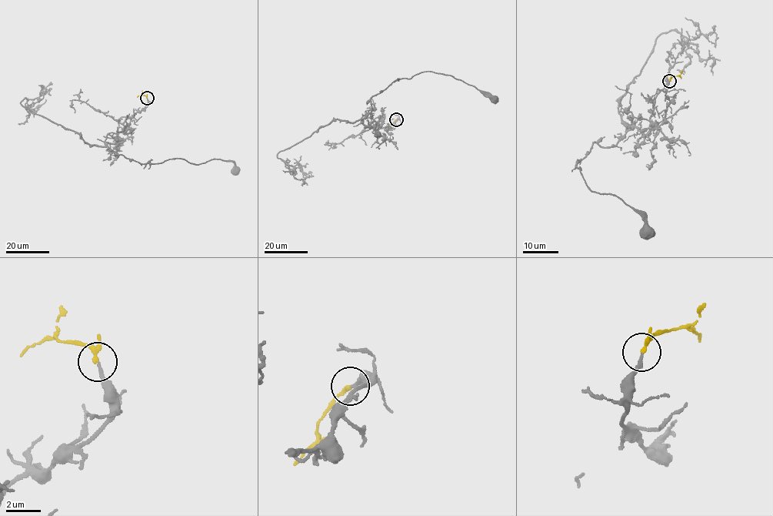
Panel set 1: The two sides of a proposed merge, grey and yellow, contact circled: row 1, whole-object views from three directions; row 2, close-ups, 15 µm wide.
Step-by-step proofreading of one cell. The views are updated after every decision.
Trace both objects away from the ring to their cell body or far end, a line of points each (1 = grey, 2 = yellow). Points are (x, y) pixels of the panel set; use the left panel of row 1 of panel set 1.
1: (147, 98), (131, 118), (131, 132), (107, 142), (118, 157), (145, 163), (220, 159), (233, 161), (236, 171)
2: (147, 98), (141, 95), (137, 97)

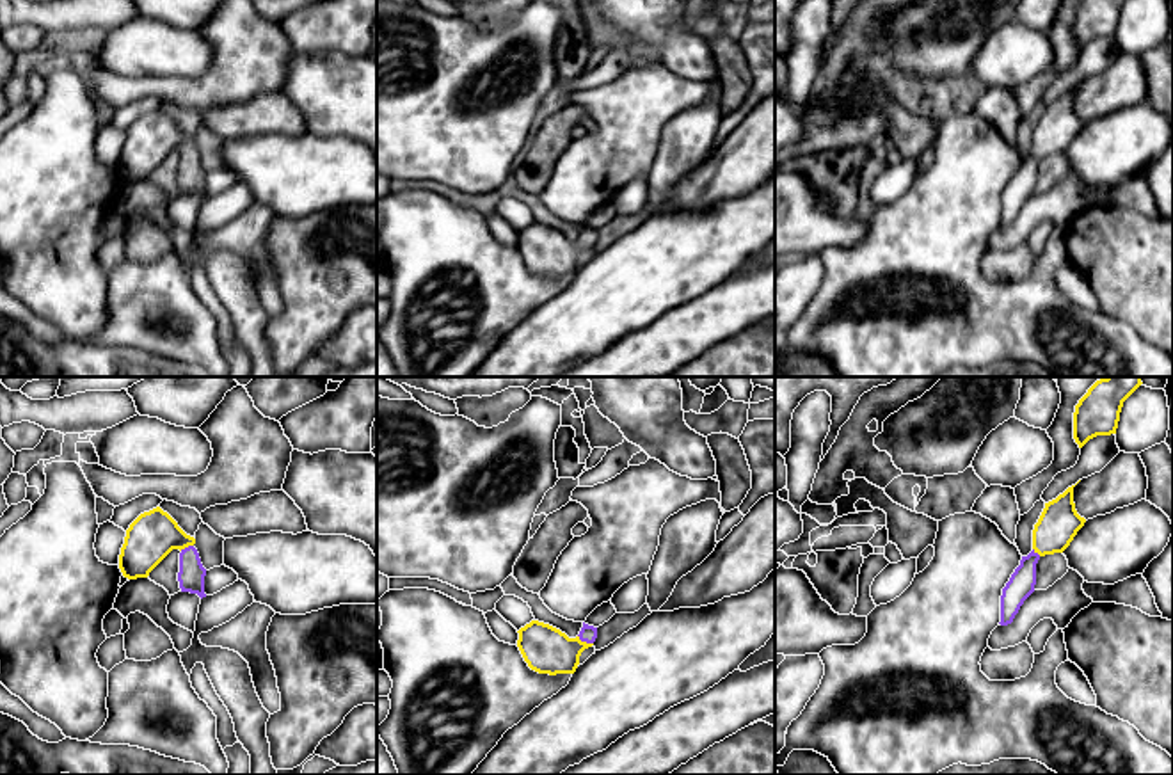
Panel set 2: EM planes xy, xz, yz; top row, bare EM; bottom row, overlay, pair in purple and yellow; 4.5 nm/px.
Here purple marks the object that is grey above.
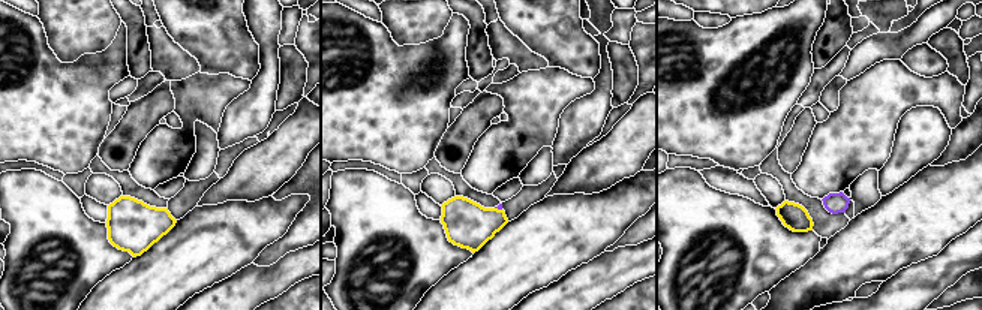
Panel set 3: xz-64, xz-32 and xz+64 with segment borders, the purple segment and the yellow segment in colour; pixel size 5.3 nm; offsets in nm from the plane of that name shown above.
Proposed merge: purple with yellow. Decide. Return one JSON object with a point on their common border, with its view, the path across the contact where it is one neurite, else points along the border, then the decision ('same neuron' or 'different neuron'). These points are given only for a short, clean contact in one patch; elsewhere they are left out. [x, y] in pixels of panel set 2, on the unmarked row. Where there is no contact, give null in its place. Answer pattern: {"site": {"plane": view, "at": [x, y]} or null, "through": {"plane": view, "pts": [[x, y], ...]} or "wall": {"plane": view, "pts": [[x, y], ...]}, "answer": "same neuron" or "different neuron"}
{"site": {"plane": "xz", "at": [585, 242]}, "through": {"plane": "xz", "pts": [[589, 235], [585, 242], [571, 251], [546, 251]]}, "answer": "same neuron"}

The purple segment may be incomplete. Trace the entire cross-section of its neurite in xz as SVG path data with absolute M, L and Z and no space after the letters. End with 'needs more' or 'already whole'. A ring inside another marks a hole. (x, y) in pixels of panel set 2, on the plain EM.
M531 222L519 233L517 249L528 268L539 276L574 276L579 258L592 249L597 240L597 229L583 224L576 240L569 240L560 231Z; needs more

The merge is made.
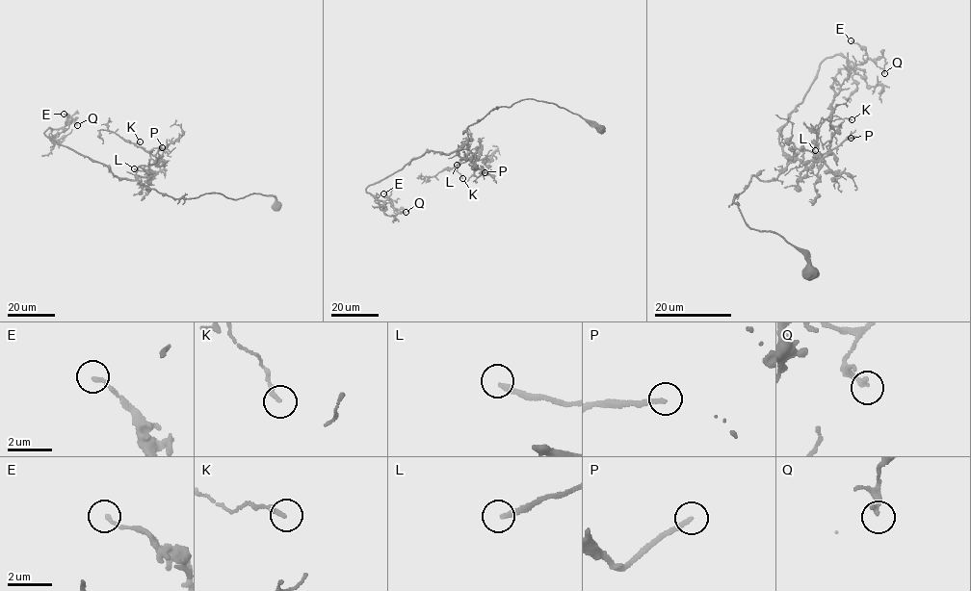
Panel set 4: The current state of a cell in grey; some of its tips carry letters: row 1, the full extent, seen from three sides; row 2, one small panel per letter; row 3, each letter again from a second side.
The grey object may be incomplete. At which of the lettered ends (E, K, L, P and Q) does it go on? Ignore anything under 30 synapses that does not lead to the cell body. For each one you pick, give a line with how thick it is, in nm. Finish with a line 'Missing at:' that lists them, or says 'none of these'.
L: 240 nm
P: 220 nm
Missing at: L, P

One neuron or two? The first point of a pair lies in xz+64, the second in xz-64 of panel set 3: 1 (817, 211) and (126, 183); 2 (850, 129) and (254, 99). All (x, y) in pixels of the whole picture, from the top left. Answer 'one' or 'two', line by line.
1: one
2: two

